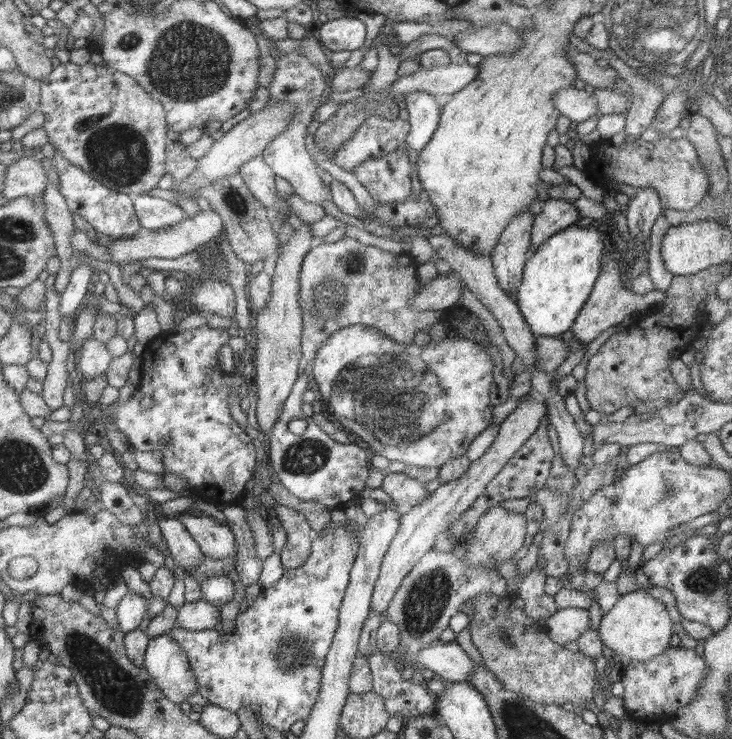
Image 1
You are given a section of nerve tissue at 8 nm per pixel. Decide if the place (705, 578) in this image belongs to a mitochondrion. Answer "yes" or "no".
yes

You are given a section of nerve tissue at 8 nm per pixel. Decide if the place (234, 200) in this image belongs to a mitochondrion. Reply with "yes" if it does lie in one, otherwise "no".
yes

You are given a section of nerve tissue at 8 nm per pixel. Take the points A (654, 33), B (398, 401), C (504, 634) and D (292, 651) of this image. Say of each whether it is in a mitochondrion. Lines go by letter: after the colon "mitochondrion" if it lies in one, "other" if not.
A: mitochondrion
B: mitochondrion
C: mitochondrion
D: mitochondrion

